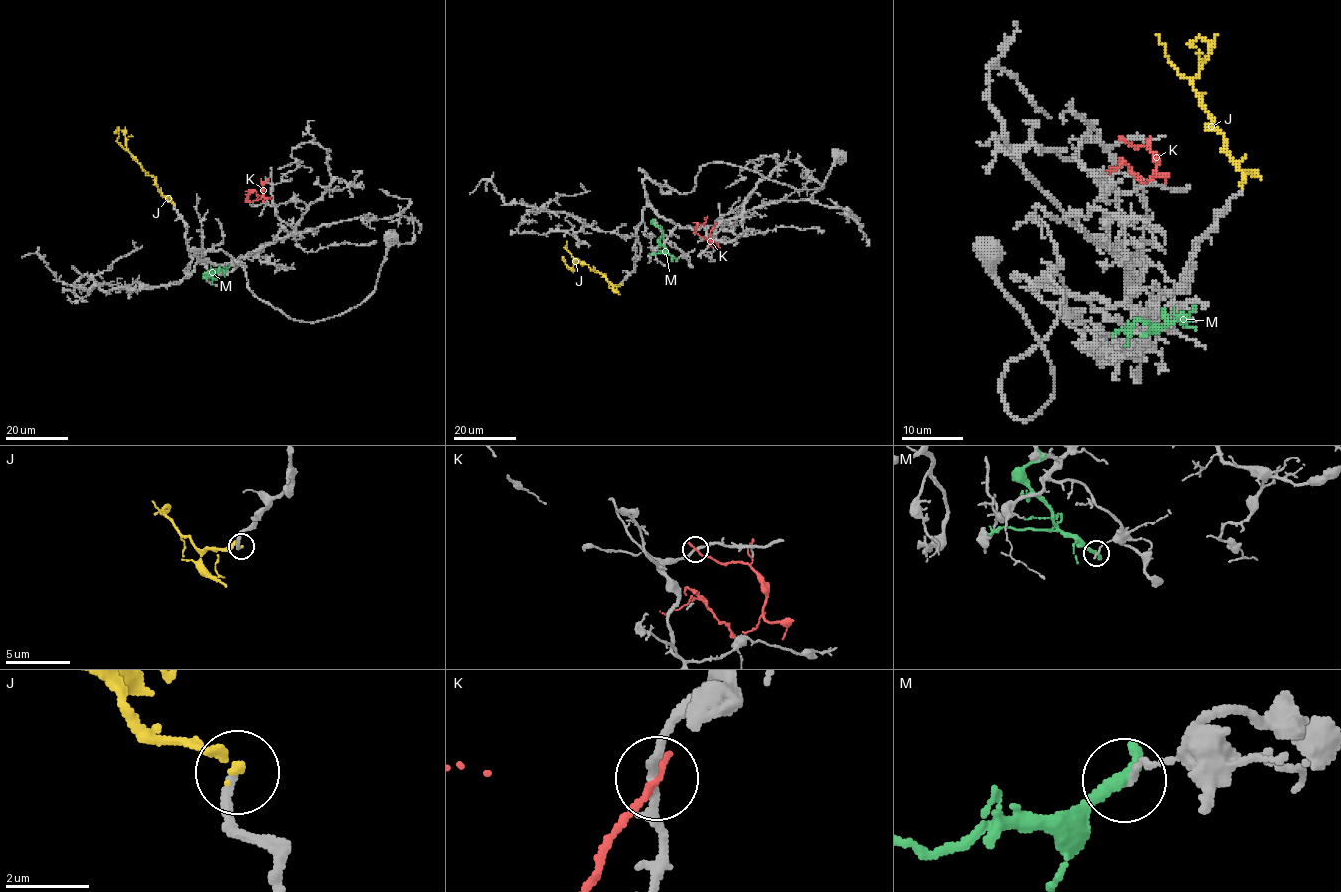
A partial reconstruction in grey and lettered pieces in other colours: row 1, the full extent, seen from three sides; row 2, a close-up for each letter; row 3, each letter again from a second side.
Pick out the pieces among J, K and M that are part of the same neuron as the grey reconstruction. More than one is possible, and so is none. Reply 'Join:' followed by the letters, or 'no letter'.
Join: J

